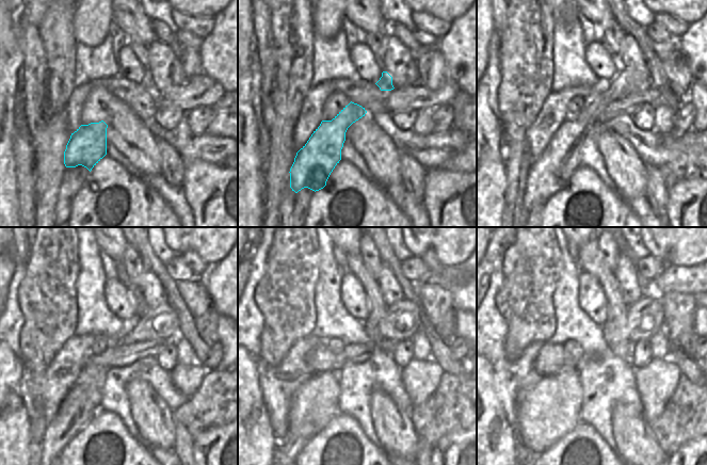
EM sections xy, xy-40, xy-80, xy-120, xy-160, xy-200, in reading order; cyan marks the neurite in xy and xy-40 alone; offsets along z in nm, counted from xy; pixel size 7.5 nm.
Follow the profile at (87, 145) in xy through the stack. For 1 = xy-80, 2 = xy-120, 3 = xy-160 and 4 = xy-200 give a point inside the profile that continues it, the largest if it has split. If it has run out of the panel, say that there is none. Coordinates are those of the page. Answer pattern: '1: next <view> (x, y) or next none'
1: next xy-80 (550, 174)
2: next xy-120 (82, 402)
3: next xy-160 (402, 320)
4: next xy-200 (646, 316)

